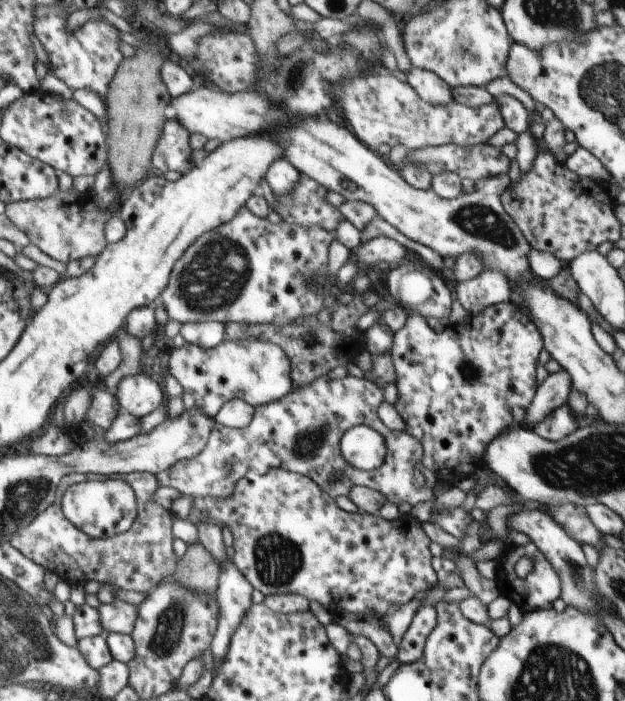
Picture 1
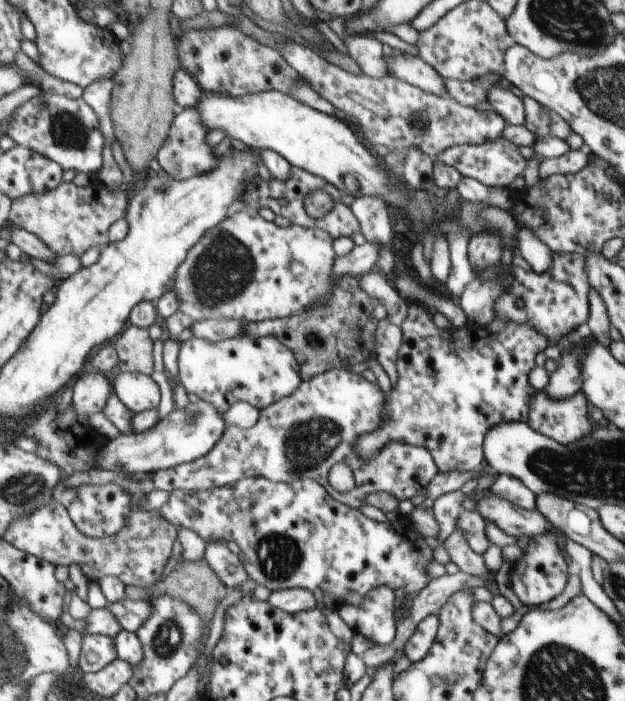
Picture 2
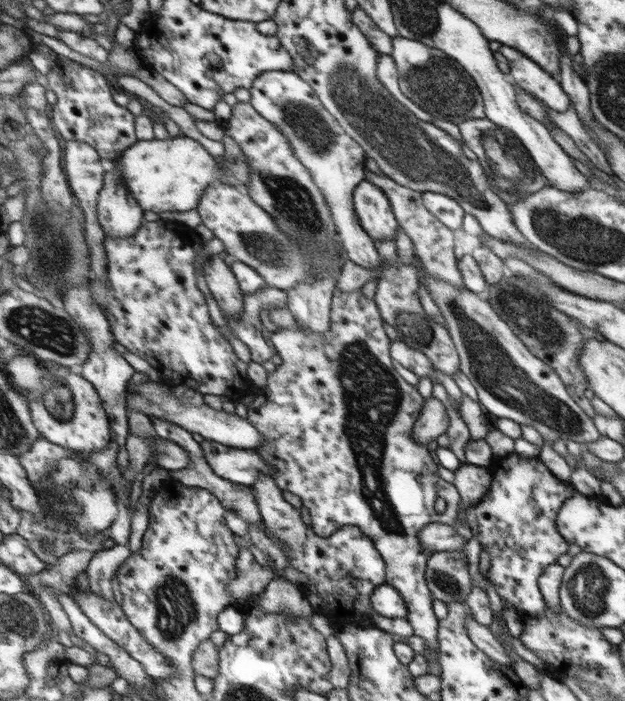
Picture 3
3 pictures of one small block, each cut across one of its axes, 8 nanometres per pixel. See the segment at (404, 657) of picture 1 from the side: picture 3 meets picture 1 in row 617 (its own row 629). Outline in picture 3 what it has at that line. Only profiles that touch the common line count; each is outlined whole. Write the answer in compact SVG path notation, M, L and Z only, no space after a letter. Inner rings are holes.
M340 288L334 290L333 302L332 302L332 316L330 316L330 329L326 333L316 333L310 331L310 329L304 329L300 325L296 325L291 328L279 328L278 331L271 333L270 341L274 344L274 348L278 350L278 355L282 358L282 363L276 367L273 372L268 373L268 383L266 387L261 389L261 397L259 400L254 400L247 407L248 420L253 426L265 437L267 442L264 447L254 450L256 454L263 457L263 460L267 460L269 466L273 466L272 474L273 482L277 484L277 488L295 496L299 497L302 505L308 508L310 513L310 524L311 528L322 537L330 537L336 533L338 529L341 529L346 525L354 525L360 527L364 534L368 535L374 546L385 560L387 564L388 577L385 582L394 589L398 589L398 593L405 599L406 606L408 606L409 614L406 616L406 620L412 625L414 634L422 636L426 639L426 661L428 661L429 672L439 673L441 670L440 662L438 662L438 646L436 646L436 628L438 626L438 620L434 616L434 610L432 610L432 594L428 587L428 582L425 578L425 570L428 568L428 561L432 553L425 550L424 544L421 540L421 530L430 523L440 523L452 525L456 520L456 512L458 512L458 502L460 502L460 496L456 492L453 484L444 482L440 476L438 476L438 468L430 456L430 450L423 444L418 444L414 438L414 429L416 423L420 420L420 415L424 406L424 398L418 394L418 390L414 388L414 385L408 384L404 378L400 378L400 374L396 372L396 368L392 366L392 360L390 360L390 340L382 328L382 320L380 320L380 311L377 308L375 299L370 300L366 298L366 294L362 294L362 290L354 290L354 292L342 292ZM442 498L446 502L446 509L444 512L438 513L436 510L436 500Z

